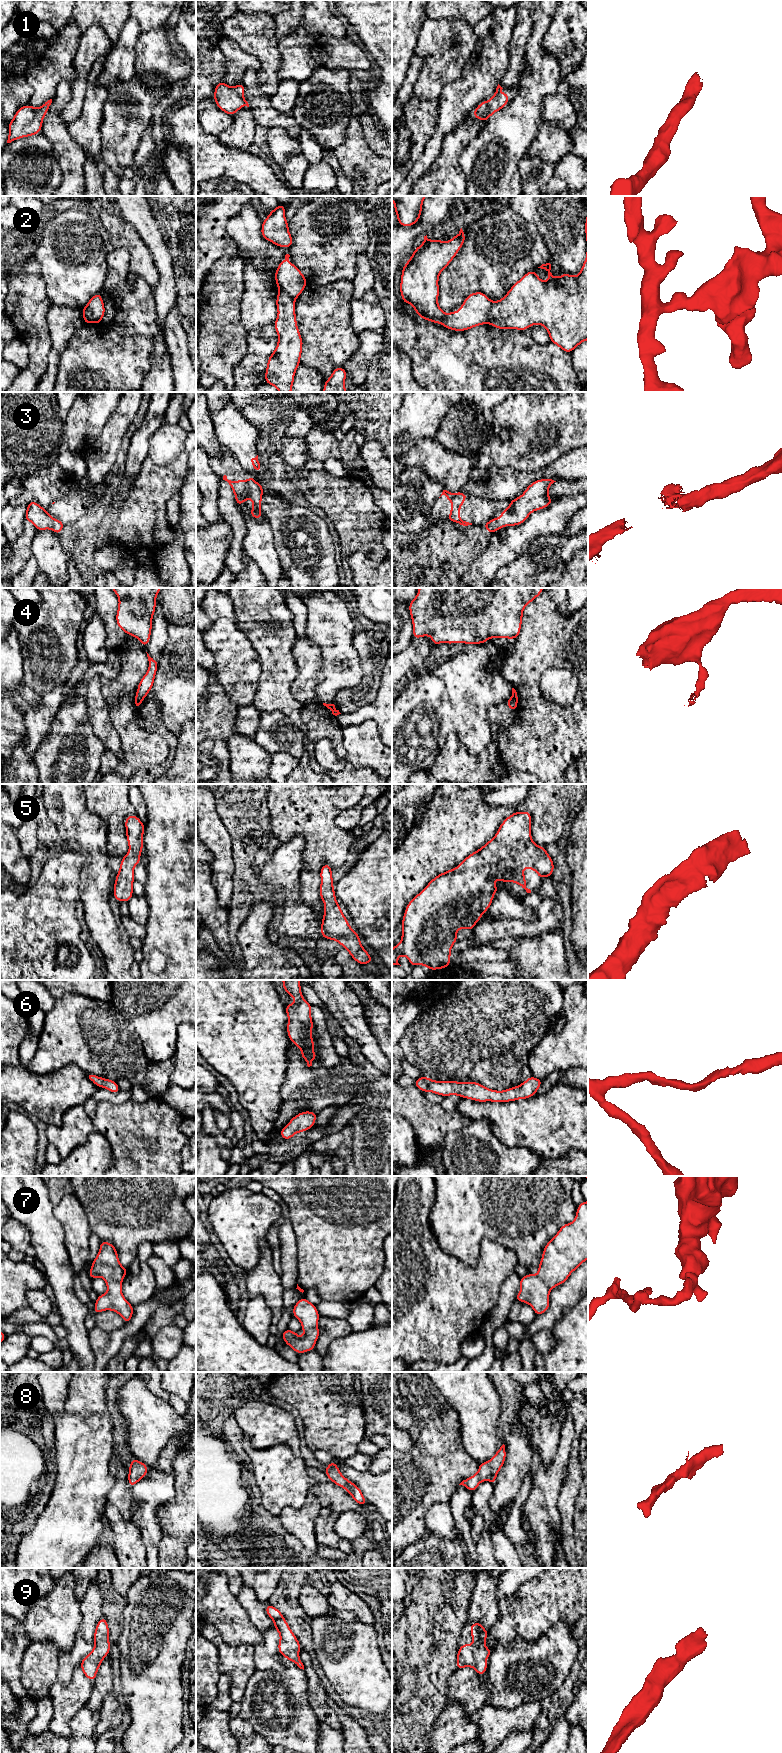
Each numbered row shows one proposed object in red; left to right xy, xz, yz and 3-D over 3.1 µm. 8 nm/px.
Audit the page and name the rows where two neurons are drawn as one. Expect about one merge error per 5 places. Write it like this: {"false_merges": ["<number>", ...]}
{"false_merges": ["2", "3", "4"]}

